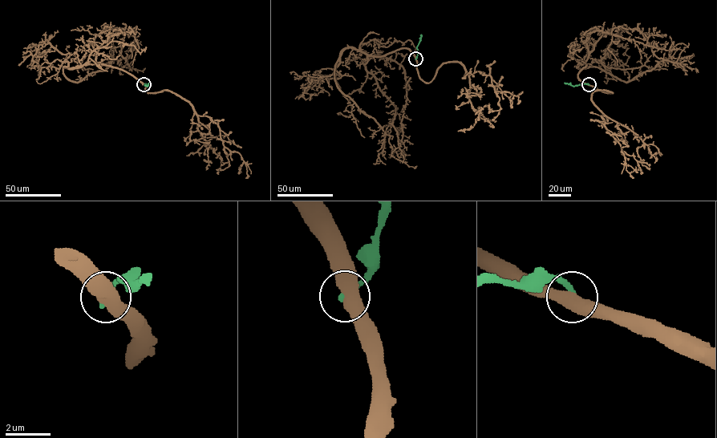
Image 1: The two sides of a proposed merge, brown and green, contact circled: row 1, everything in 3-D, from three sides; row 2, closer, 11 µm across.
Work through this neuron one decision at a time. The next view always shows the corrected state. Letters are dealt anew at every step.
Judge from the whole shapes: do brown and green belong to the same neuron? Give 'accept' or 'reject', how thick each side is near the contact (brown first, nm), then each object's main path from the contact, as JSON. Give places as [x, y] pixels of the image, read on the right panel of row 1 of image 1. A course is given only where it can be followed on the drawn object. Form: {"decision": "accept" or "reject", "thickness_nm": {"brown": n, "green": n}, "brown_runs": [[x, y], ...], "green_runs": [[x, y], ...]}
{"decision": "reject", "thickness_nm": {"brown": 550, "green": 300}, "brown_runs": [[589, 84], [577, 77], [585, 65], [581, 63], [577, 67], [601, 67], [627, 82], [664, 59], [695, 68]], "green_runs": [[589, 84], [572, 86], [565, 83]]}

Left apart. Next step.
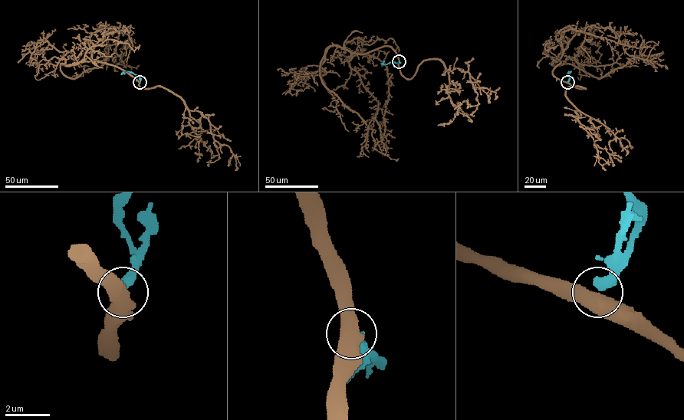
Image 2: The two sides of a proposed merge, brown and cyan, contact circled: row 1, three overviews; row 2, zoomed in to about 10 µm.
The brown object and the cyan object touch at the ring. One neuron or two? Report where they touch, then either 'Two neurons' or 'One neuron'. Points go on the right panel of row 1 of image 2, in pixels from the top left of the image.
Place: (567, 82). Two neurons

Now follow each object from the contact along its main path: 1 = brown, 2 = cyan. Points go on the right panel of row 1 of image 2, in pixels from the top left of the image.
1: (567, 82), (553, 75), (560, 62), (555, 60), (552, 64), (574, 64), (600, 78), (635, 57), (665, 65)
2: (567, 82), (568, 73), (571, 71), (567, 73)

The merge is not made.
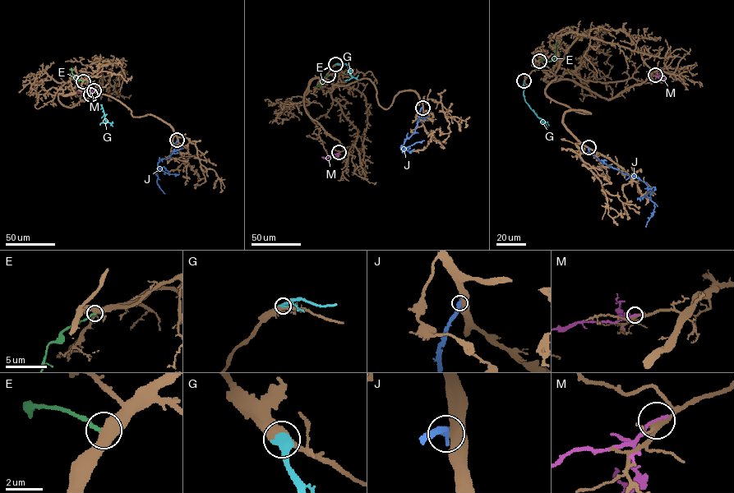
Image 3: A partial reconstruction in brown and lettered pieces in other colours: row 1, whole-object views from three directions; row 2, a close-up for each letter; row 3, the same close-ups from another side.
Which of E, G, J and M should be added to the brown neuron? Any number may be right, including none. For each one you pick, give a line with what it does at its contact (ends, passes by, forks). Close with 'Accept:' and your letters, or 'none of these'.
G: it ends there
Accept: G

